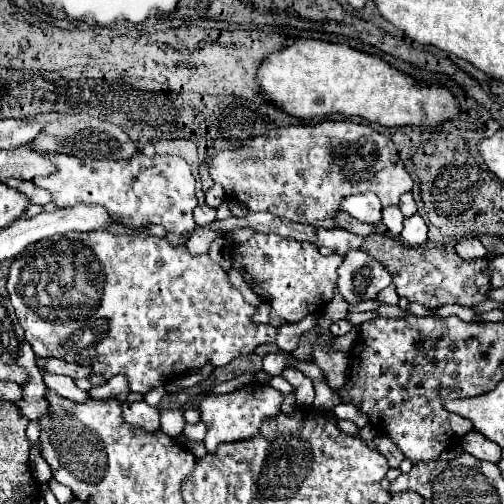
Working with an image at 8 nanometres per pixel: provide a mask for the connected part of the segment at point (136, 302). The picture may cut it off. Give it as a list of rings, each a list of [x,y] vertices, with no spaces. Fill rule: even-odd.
[[[95,230],[95,232],[67,232],[67,234],[57,234],[55,238],[47,238],[43,242],[31,244],[19,258],[13,260],[9,280],[7,280],[7,292],[9,300],[15,308],[15,316],[19,324],[25,330],[25,340],[31,344],[33,352],[43,358],[63,358],[65,362],[75,362],[81,366],[91,366],[95,374],[105,376],[107,380],[113,378],[115,374],[125,374],[129,378],[131,392],[147,394],[153,388],[165,386],[167,380],[173,380],[175,376],[181,376],[185,370],[191,368],[201,368],[205,364],[211,366],[225,366],[233,358],[251,354],[259,344],[265,342],[275,342],[277,328],[265,326],[265,324],[255,324],[251,320],[255,308],[245,302],[241,292],[233,288],[229,282],[227,272],[211,262],[209,256],[191,256],[185,246],[171,246],[167,238],[157,238],[157,236],[129,236],[129,234],[111,234],[105,230]]]

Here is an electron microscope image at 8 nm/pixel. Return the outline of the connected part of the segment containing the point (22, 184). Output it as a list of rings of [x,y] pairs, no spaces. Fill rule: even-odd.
[[[9,178],[5,184],[7,184],[7,186],[11,186],[11,188],[15,188],[15,190],[19,190],[19,192],[23,192],[27,198],[31,198],[31,202],[33,202],[33,204],[41,204],[41,206],[45,206],[45,204],[49,204],[49,202],[51,202],[51,194],[49,194],[47,190],[43,190],[43,188],[35,186],[33,182]]]

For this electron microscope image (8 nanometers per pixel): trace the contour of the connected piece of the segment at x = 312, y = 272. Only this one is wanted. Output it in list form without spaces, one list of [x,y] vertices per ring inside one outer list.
[[[259,232],[231,252],[231,266],[247,278],[255,294],[269,302],[271,316],[279,316],[291,324],[303,320],[307,314],[315,314],[333,300],[333,286],[341,260],[343,256],[339,254],[321,256],[317,246],[311,246],[309,242]]]

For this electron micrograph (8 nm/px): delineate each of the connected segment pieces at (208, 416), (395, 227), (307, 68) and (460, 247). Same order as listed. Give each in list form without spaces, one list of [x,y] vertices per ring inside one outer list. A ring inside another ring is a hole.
[[[253,384],[247,388],[235,390],[231,394],[205,396],[199,404],[199,410],[201,410],[201,420],[207,424],[207,436],[205,436],[207,452],[215,452],[217,446],[223,442],[235,442],[235,440],[257,436],[263,418],[279,414],[281,400],[283,400],[283,394],[267,384]]]
[[[399,206],[383,208],[383,224],[387,226],[389,232],[393,232],[393,234],[401,234],[401,230],[403,230],[403,220],[405,220],[405,216],[401,214]]]
[[[297,40],[281,52],[269,54],[259,66],[261,92],[283,112],[297,118],[313,116],[359,116],[381,126],[435,128],[455,116],[461,108],[457,98],[441,84],[419,84],[405,72],[389,66],[379,56],[359,52],[349,44],[321,40]]]
[[[461,238],[459,242],[455,242],[455,252],[457,252],[463,260],[485,258],[485,256],[487,256],[487,250],[485,250],[485,246],[479,242],[479,238]]]

